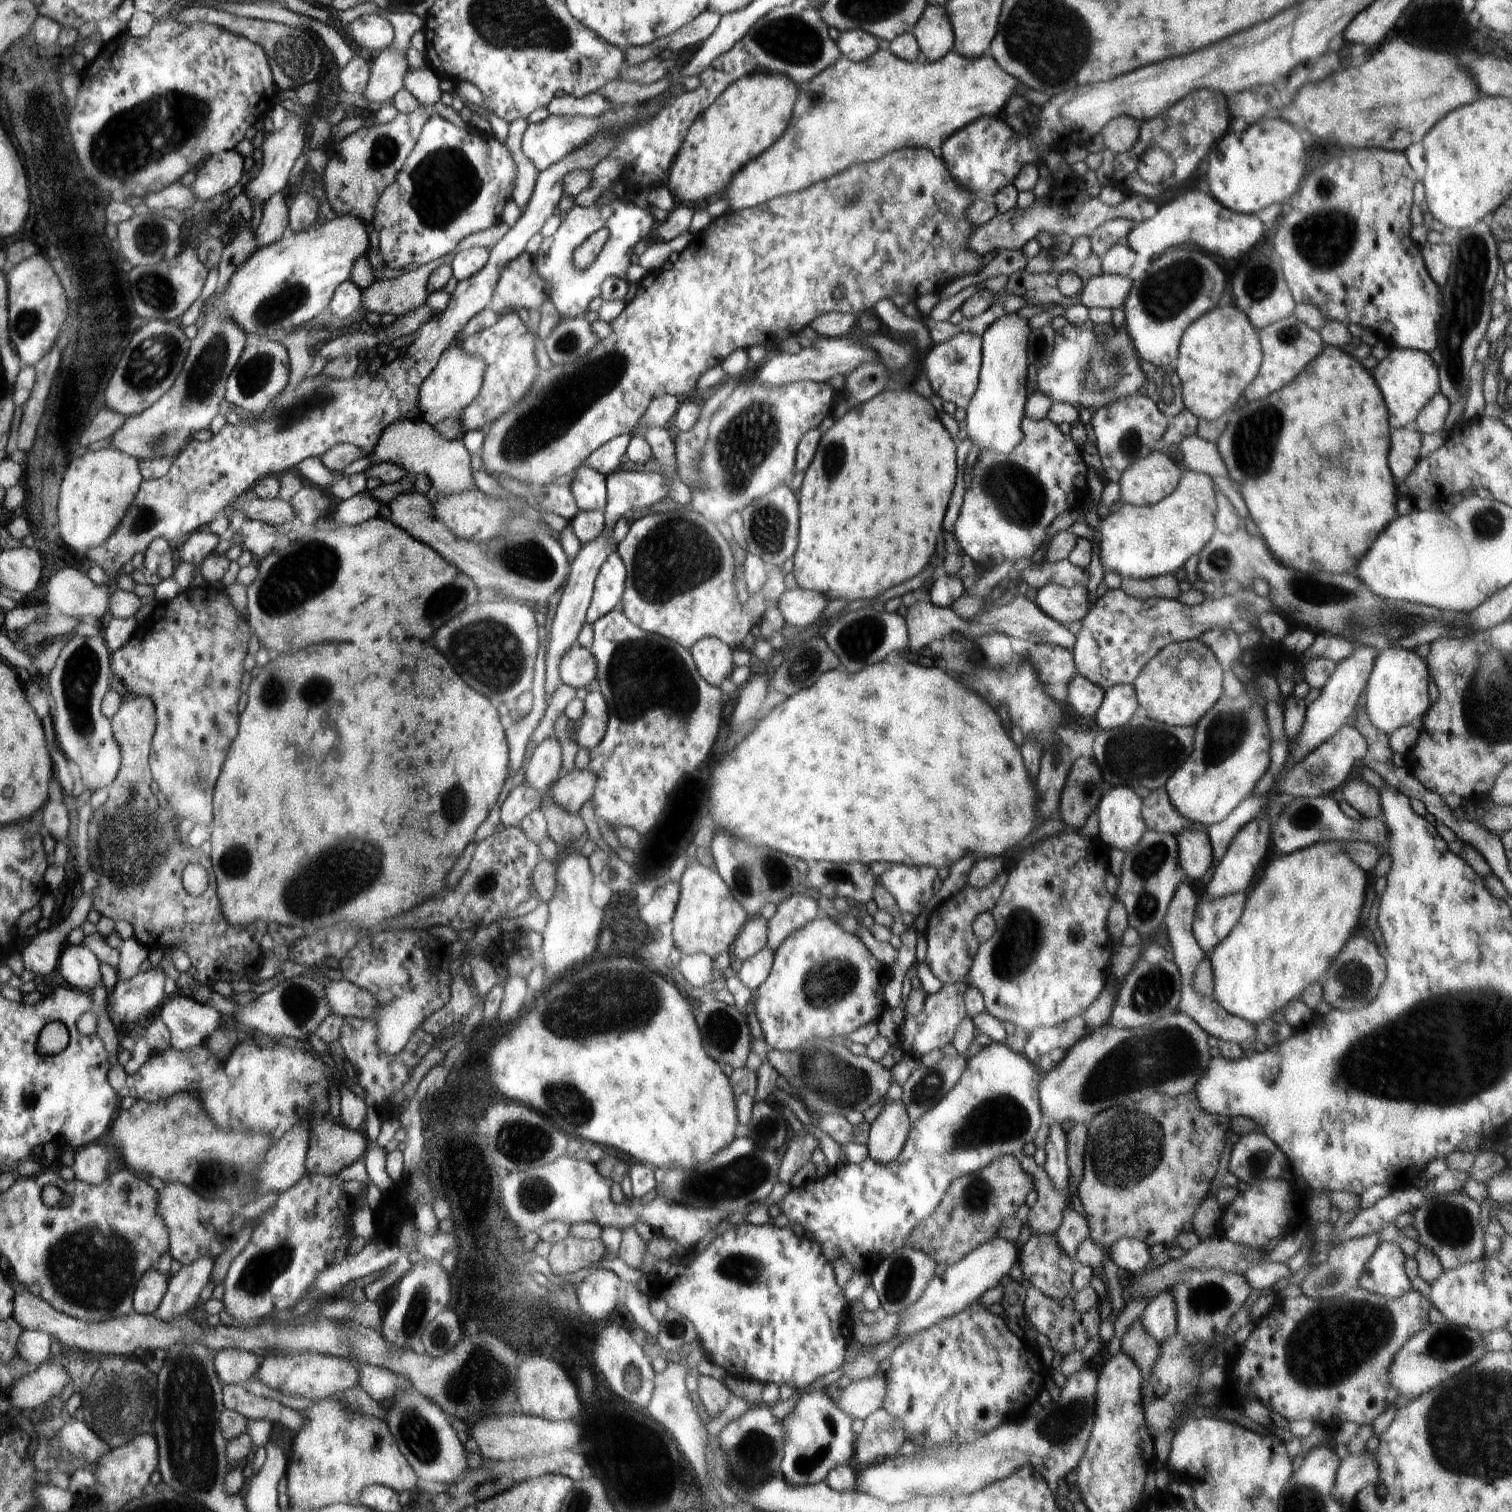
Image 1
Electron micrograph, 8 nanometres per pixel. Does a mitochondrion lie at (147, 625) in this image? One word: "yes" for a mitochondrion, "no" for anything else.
no

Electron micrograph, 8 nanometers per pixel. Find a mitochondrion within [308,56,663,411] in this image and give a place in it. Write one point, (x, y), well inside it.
(445, 184)

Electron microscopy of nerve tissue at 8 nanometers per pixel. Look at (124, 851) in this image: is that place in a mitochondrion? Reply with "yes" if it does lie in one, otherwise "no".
yes

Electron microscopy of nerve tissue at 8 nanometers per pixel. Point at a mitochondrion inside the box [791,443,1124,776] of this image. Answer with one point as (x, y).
(1016, 494)

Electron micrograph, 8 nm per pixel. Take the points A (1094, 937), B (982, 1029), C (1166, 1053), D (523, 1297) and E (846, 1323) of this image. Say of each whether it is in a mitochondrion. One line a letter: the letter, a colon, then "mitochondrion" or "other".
A: other
B: other
C: mitochondrion
D: other
E: other

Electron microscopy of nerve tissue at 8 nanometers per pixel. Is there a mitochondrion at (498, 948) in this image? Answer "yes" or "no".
no

